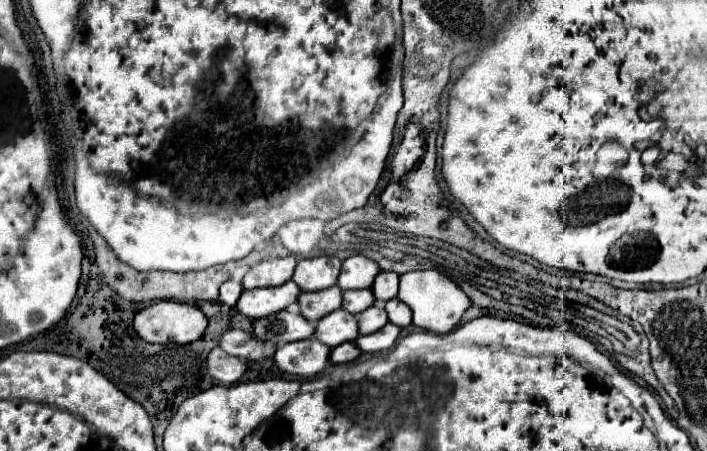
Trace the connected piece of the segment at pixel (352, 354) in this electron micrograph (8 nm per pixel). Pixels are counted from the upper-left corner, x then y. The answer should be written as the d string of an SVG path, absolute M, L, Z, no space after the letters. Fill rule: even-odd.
M341 343L335 349L331 349L329 359L331 363L349 363L349 361L355 361L359 355L361 351L357 349L355 343Z

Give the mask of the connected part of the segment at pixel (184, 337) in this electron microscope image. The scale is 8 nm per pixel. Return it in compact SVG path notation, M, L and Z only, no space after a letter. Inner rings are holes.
M159 301L135 315L135 331L147 343L187 345L207 329L207 317L193 305L177 301Z

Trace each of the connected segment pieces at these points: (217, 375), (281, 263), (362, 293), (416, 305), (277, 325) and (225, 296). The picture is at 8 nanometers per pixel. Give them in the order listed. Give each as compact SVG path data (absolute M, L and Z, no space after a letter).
M215 347L207 355L207 373L221 385L237 383L245 373L245 363L233 355L227 355L223 349Z
M287 255L281 259L263 259L247 271L247 275L243 277L243 287L245 289L277 287L291 279L295 265L297 265L297 259L293 255Z
M353 289L353 291L343 291L343 309L357 315L361 313L365 307L369 307L371 303L375 303L375 297L371 293L371 289Z
M437 269L429 271L409 271L399 277L399 293L397 299L401 299L413 313L413 325L433 331L433 333L449 333L463 317L467 307L471 305L469 297L443 273Z
M279 311L253 323L253 335L261 341L271 341L273 345L307 339L313 335L313 331L315 329L303 315L293 315L289 311Z
M225 281L223 285L221 285L221 301L223 303L227 303L227 305L235 305L237 303L237 299L241 297L241 291L243 291L243 287L241 287L241 283L235 283L235 281Z

